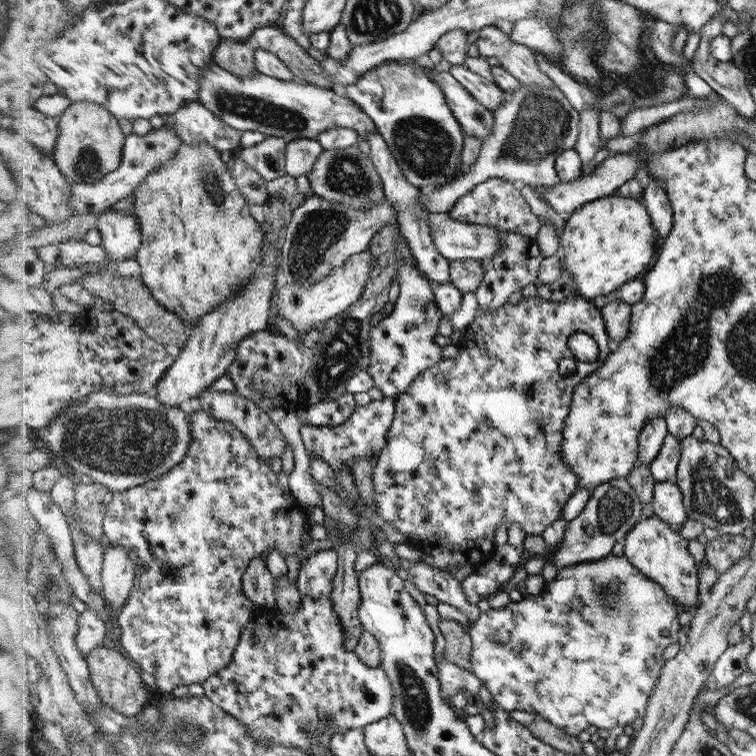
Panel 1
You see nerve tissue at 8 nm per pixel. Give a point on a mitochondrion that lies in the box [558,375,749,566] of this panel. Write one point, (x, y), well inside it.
(712, 496)

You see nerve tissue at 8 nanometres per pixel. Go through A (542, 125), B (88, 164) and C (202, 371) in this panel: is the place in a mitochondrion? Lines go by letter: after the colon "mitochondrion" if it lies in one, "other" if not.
A: mitochondrion
B: mitochondrion
C: other

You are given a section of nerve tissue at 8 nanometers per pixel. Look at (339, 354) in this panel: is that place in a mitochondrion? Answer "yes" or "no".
yes

